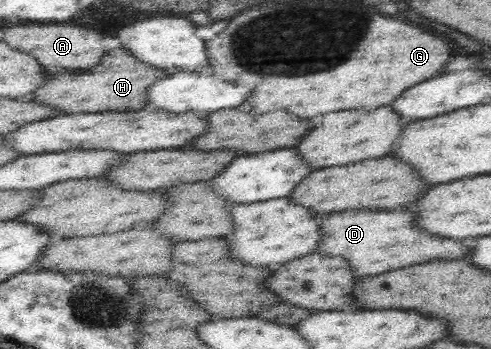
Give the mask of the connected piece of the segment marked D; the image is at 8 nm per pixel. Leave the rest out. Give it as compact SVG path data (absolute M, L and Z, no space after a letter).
M343 211L343 214L328 213L321 216L317 223L323 236L314 252L345 259L349 263L351 275L357 280L365 276L377 276L395 268L405 268L411 264L423 264L433 258L439 260L469 258L467 244L463 244L461 240L435 238L425 232L419 232L415 220L405 212Z

